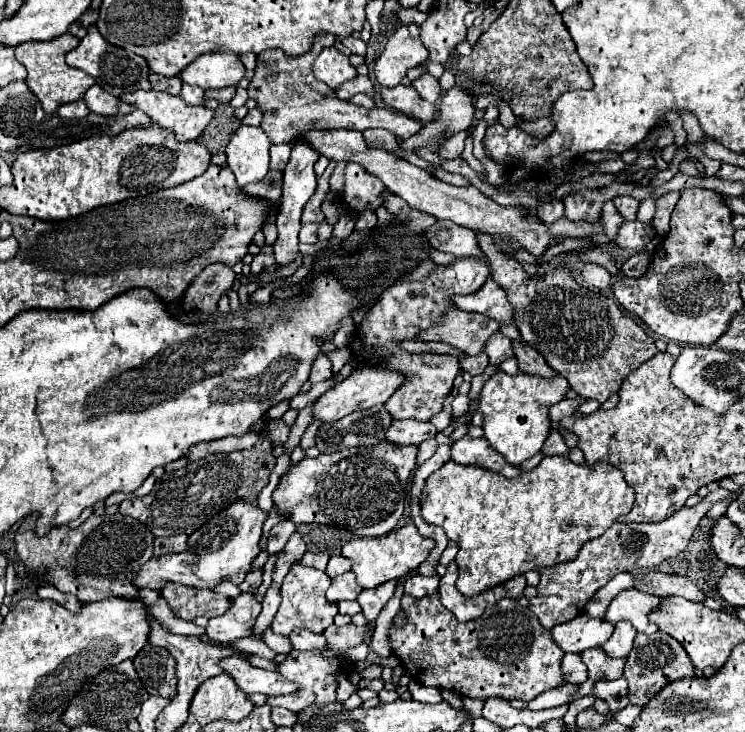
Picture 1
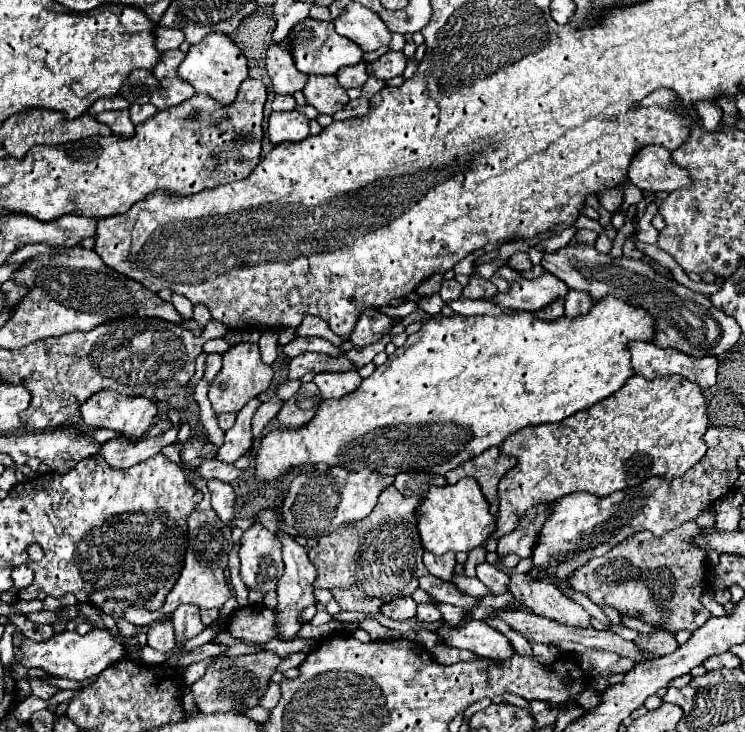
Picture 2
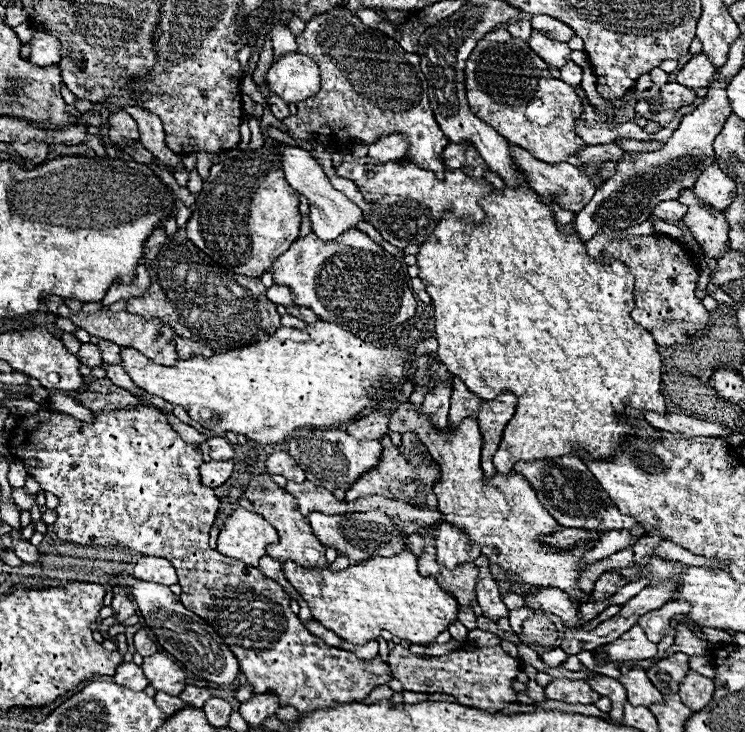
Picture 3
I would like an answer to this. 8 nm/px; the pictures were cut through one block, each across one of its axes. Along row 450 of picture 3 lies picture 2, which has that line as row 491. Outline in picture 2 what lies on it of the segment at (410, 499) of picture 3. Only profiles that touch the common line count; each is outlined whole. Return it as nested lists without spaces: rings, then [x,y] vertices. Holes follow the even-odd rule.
[[[390,486],[378,496],[366,520],[346,524],[320,538],[318,546],[308,552],[318,572],[314,586],[330,590],[346,612],[378,612],[382,604],[410,596],[418,588],[418,580],[428,574],[422,564],[424,548],[416,526],[420,502],[422,496],[404,496]]]

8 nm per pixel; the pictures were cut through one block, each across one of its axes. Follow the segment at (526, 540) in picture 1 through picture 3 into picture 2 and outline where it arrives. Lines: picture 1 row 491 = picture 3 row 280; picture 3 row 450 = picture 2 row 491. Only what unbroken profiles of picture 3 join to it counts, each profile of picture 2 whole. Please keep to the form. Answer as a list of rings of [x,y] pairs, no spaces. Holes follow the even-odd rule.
[[[676,374],[654,380],[632,376],[616,394],[560,424],[518,430],[500,448],[502,456],[516,456],[518,464],[498,482],[498,528],[492,536],[498,540],[500,532],[514,530],[518,516],[538,502],[572,492],[606,496],[650,476],[678,478],[706,454],[706,430],[708,414],[700,386]]]

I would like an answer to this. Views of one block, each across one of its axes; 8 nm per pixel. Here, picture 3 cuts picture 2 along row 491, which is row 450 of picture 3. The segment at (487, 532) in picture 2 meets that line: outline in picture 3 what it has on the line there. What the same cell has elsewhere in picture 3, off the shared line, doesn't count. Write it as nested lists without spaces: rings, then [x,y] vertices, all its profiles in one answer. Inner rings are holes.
[[[402,404],[392,414],[388,428],[400,434],[416,432],[416,436],[426,444],[428,452],[442,468],[442,478],[434,486],[434,494],[438,498],[438,510],[444,514],[444,522],[454,524],[470,538],[470,544],[480,546],[482,554],[488,558],[490,574],[502,594],[514,592],[524,596],[540,588],[562,588],[578,600],[586,596],[578,586],[578,580],[590,564],[580,564],[584,554],[598,544],[598,538],[578,542],[568,550],[556,550],[542,544],[538,538],[558,532],[560,524],[542,508],[534,488],[524,480],[524,476],[512,472],[510,476],[496,474],[494,478],[484,480],[480,468],[482,436],[474,416],[466,418],[458,428],[446,428],[446,432],[440,434],[428,416],[418,414],[418,408],[408,410],[408,404]]]

